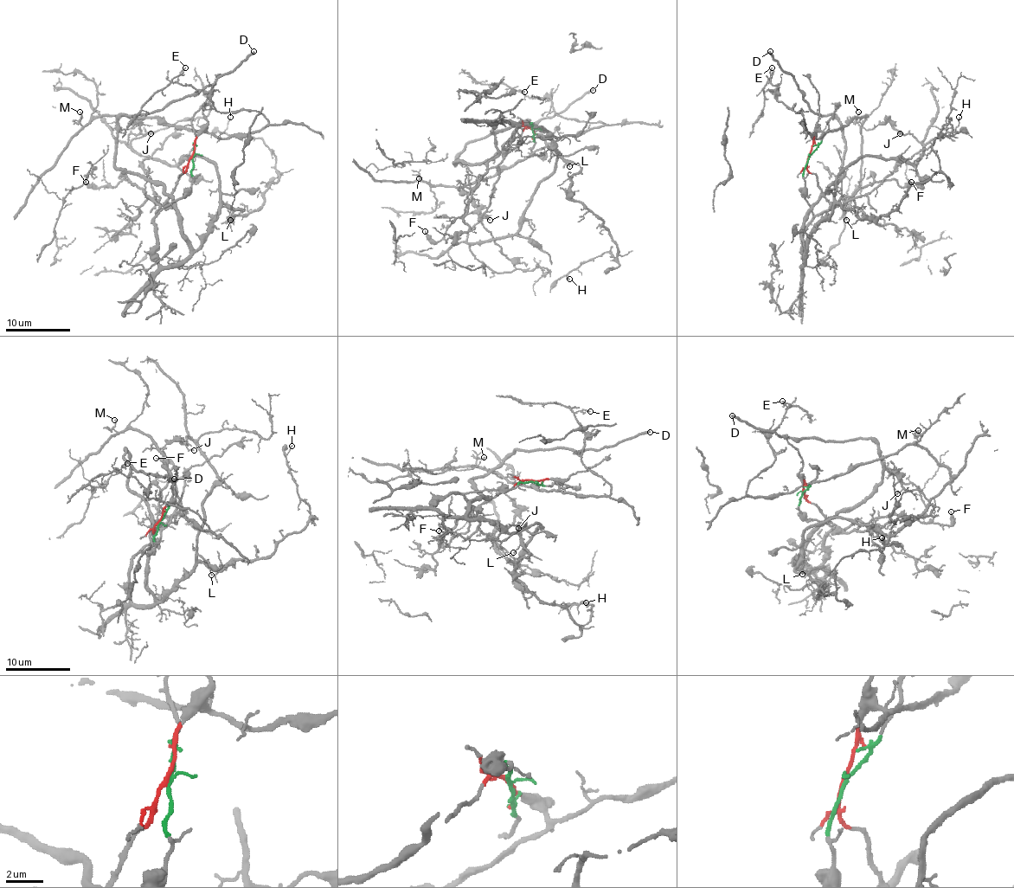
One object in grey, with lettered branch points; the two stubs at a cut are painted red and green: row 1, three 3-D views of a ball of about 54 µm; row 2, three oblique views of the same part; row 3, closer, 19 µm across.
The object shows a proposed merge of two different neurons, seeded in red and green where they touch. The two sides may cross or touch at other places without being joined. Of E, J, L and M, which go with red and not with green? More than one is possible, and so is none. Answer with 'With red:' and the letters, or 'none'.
With red: E, M

